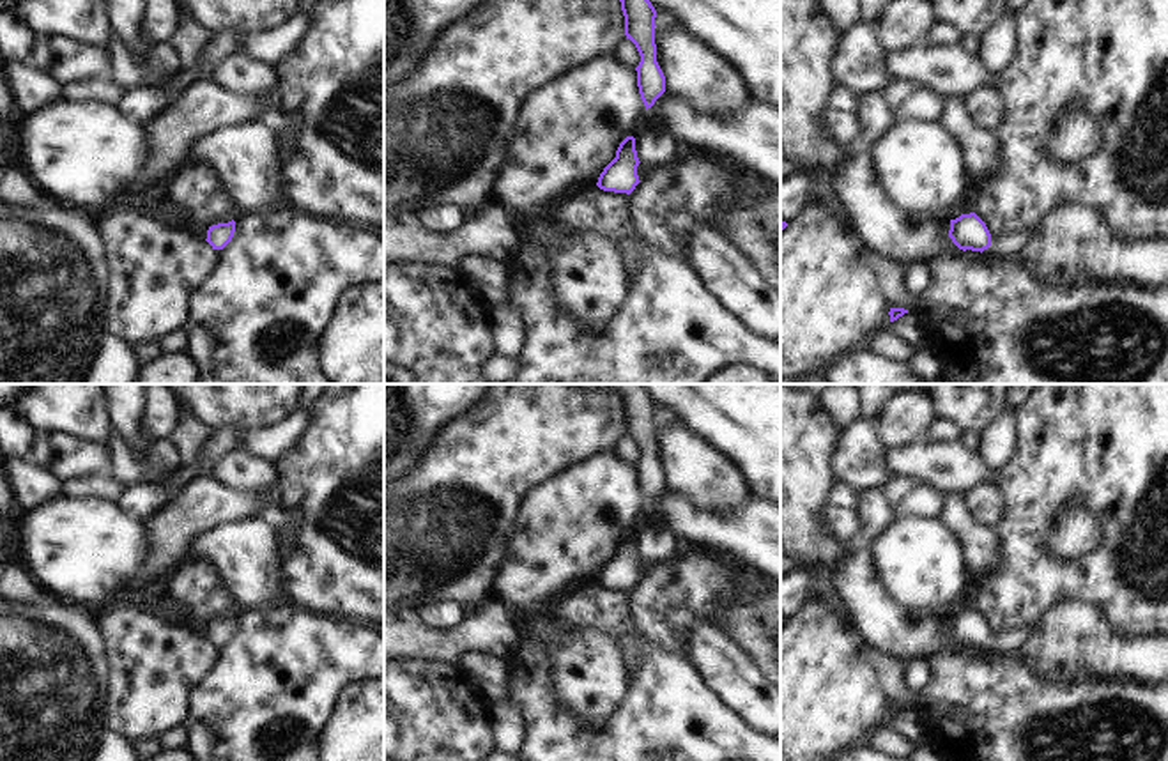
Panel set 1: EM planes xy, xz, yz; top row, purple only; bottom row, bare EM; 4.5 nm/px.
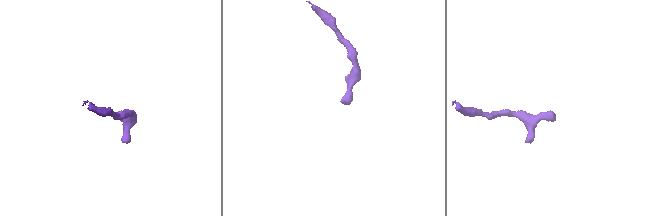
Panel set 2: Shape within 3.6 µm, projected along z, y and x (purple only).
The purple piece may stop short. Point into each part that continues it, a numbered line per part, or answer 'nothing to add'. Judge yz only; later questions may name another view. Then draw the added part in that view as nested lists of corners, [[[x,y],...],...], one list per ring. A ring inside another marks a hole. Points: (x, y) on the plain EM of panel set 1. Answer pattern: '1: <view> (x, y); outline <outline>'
1: yz (1006, 641); outline [[[1035,623],[1025,628],[991,632],[991,642],[982,650],[1002,655],[1019,653],[1037,634],[1039,626]]]

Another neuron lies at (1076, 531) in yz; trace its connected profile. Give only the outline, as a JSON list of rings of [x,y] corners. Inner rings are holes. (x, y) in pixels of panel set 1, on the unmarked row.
[[[1072,501],[1060,517],[1057,517],[1046,545],[1062,559],[1080,557],[1103,542],[1103,533],[1095,515],[1078,501]]]

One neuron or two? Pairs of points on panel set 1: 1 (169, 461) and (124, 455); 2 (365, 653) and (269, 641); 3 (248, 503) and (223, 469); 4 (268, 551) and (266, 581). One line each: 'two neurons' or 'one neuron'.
1: one neuron
2: one neuron
3: two neurons
4: one neuron

